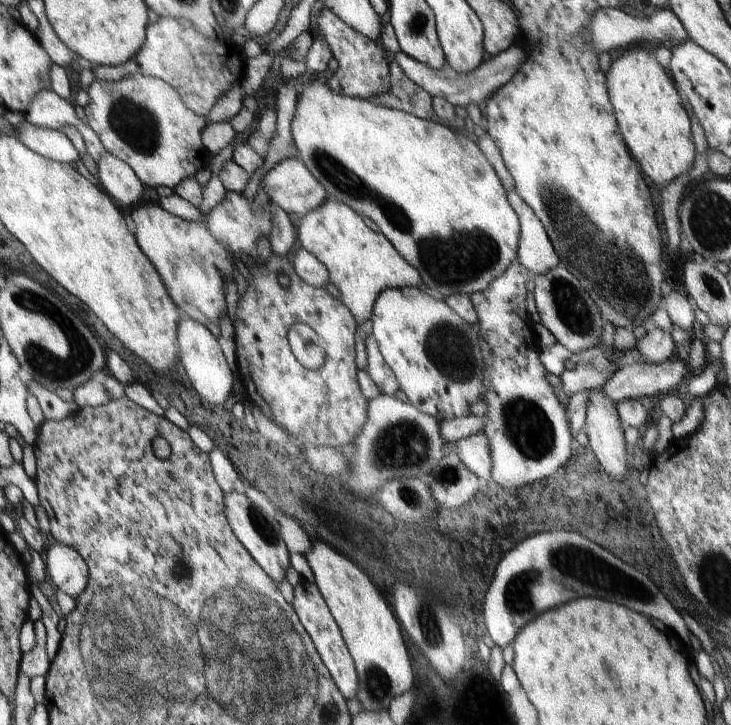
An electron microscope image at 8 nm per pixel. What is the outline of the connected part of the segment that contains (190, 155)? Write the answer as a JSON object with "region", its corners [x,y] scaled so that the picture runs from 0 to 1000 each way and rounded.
{"region":[[[185,102],[164,108],[164,110],[129,112],[118,121],[123,141],[115,150],[123,177],[131,183],[148,211],[171,223],[189,248],[204,258],[245,257],[254,246],[263,246],[271,234],[289,232],[291,212],[276,199],[276,178],[282,166],[265,157],[246,138],[244,128],[223,110],[213,106]]]}

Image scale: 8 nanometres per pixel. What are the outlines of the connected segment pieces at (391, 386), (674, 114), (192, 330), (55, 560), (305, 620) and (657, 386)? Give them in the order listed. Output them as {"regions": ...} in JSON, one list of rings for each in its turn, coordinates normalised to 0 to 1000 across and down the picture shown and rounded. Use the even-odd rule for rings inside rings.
{"regions":[[[[505,461],[499,466],[499,477],[502,486],[503,506],[501,516],[512,526],[520,545],[538,546],[547,537],[544,523],[539,519],[536,510],[517,480],[517,473],[510,461]]],[[[862,63],[854,69],[854,77],[848,77],[845,83],[837,86],[834,102],[829,99],[828,106],[829,127],[837,142],[837,149],[840,149],[841,164],[852,188],[854,199],[874,226],[874,232],[878,232],[878,237],[889,248],[895,248],[900,257],[915,254],[922,246],[940,240],[948,228],[959,223],[949,203],[944,164],[932,143],[932,126],[915,108],[910,94],[897,83],[895,73],[886,72],[881,66],[870,68],[867,63]]],[[[248,439],[244,441],[244,452],[241,452],[241,466],[244,466],[244,491],[245,497],[257,516],[257,521],[263,532],[271,538],[271,543],[276,549],[282,549],[290,557],[306,560],[312,546],[317,543],[317,530],[320,530],[320,519],[301,476],[298,468],[287,459],[282,450],[276,450],[272,444],[263,439]]],[[[75,749],[63,760],[62,777],[68,801],[100,828],[118,814],[120,782],[101,756]]],[[[395,764],[395,768],[398,779],[391,788],[393,797],[379,804],[380,812],[391,830],[399,832],[399,839],[405,843],[416,869],[419,869],[421,877],[427,881],[436,906],[453,930],[468,960],[472,964],[484,963],[490,957],[492,941],[483,908],[468,880],[466,869],[462,866],[457,852],[454,852],[451,840],[446,836],[435,808],[430,806],[430,789],[427,789],[421,772],[416,770],[415,764]]],[[[932,495],[903,502],[851,502],[824,532],[824,543],[840,556],[854,550],[884,552],[917,541],[945,509]]]]}

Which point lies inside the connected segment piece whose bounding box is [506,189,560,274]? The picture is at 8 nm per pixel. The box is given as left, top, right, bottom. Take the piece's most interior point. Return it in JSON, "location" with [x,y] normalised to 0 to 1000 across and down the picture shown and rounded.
{"location":[732,346]}

